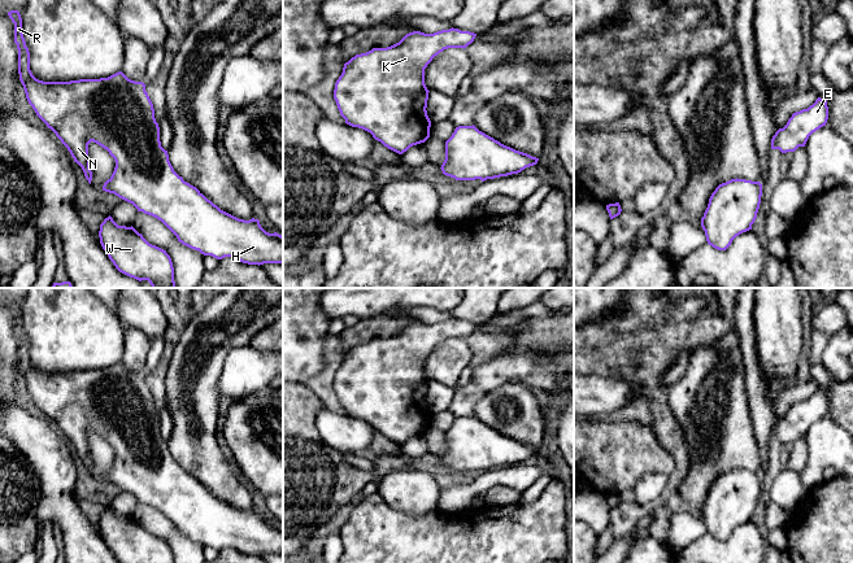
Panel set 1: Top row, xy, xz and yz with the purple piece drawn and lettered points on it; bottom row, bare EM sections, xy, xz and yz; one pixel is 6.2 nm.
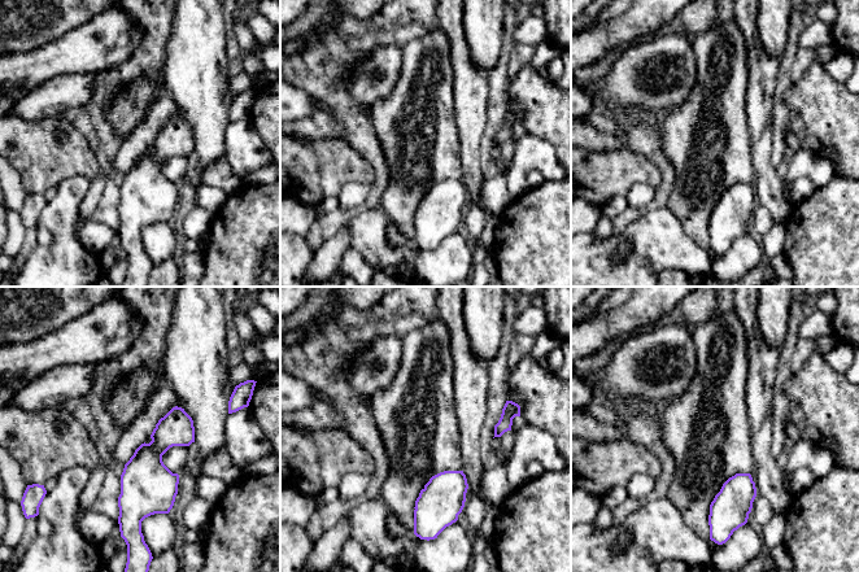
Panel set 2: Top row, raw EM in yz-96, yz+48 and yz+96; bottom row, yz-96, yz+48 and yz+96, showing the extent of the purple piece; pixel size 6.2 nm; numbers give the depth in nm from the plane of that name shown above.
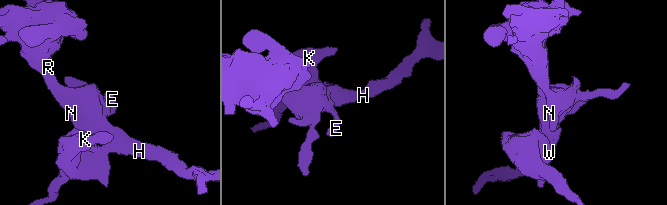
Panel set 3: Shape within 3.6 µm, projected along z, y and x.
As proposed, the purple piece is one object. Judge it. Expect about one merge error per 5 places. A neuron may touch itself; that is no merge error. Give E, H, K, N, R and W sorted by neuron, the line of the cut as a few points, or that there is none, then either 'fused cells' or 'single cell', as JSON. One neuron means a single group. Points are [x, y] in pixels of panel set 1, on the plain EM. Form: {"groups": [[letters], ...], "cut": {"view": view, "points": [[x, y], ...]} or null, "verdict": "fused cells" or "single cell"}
{"groups": [["E", "H", "K", "N", "R", "W"]], "cut": null, "verdict": "single cell"}

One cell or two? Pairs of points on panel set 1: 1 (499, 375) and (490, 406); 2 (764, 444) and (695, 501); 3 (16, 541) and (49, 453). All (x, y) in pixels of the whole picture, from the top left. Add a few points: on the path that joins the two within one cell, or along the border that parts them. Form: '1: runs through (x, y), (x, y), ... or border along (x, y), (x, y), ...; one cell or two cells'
1: border along (525, 385), (506, 382), (483, 395); two cells
2: border along (752, 418), (761, 472); two cells
3: border along (22, 453), (39, 479), (37, 509); two cells

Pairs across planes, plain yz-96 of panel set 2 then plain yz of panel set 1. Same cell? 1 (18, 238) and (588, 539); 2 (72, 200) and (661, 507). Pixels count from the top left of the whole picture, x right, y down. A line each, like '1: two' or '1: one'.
1: two
2: two

